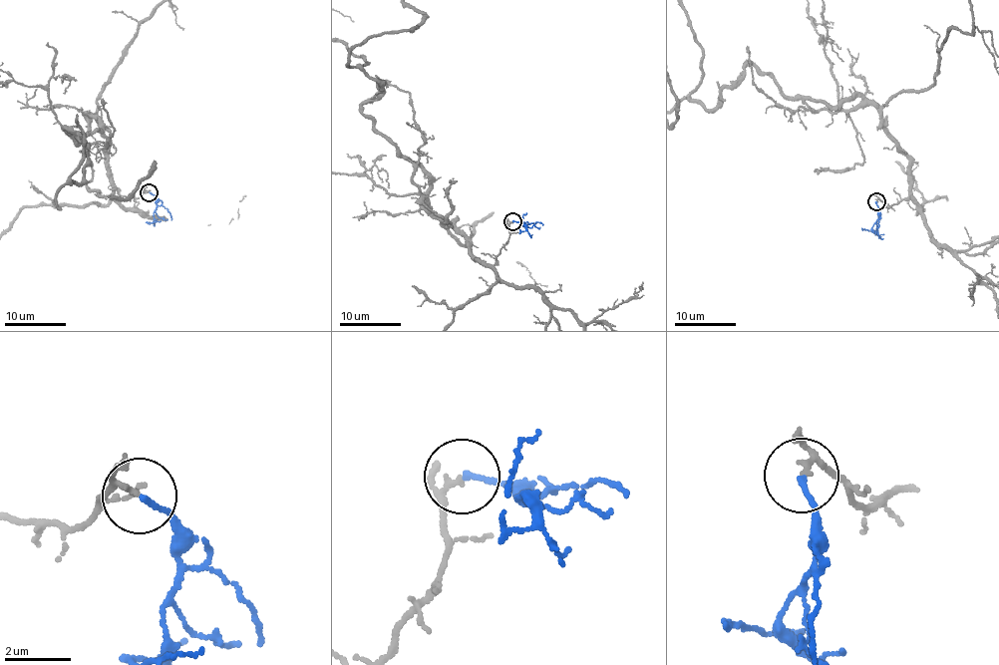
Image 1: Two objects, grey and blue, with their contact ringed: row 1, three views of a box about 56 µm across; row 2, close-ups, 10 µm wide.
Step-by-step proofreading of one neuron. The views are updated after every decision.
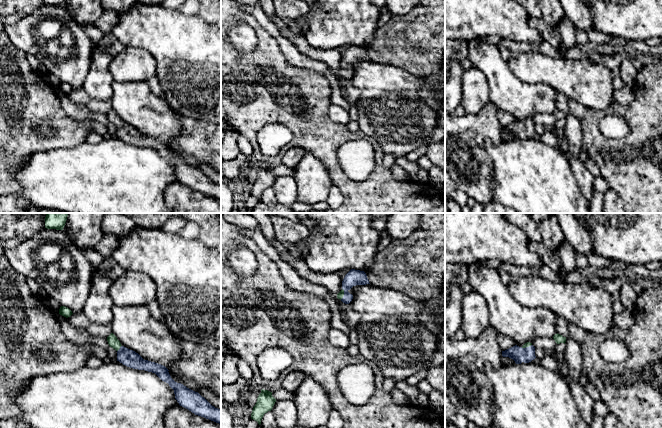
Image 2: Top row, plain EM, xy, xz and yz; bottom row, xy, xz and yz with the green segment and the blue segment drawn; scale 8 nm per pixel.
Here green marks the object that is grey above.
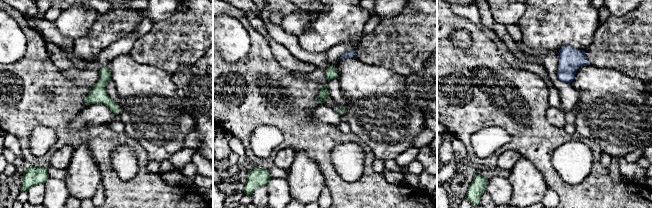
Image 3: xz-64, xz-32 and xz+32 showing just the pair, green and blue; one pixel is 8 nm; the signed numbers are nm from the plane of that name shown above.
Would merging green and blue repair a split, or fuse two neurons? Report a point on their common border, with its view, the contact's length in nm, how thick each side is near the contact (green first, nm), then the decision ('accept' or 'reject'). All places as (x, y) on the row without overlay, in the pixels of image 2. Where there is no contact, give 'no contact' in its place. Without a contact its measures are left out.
xy (119, 124) | 70 nm | 90/140 nm | accept

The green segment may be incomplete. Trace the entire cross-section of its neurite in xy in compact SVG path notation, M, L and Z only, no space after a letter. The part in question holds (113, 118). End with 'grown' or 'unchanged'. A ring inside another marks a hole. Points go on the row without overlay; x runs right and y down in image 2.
M113 109L107 113L107 117L109 122L117 127L117 137L133 145L155 149L162 157L168 159L174 166L175 175L180 182L188 185L195 191L221 200L221 186L212 182L198 168L187 164L181 159L175 158L165 142L144 136L135 127L122 122Z | grown

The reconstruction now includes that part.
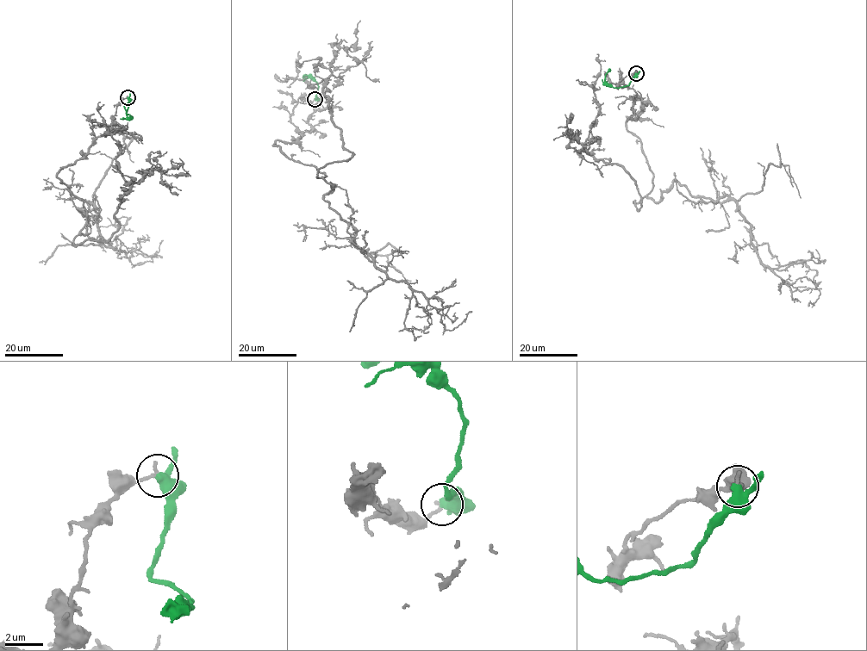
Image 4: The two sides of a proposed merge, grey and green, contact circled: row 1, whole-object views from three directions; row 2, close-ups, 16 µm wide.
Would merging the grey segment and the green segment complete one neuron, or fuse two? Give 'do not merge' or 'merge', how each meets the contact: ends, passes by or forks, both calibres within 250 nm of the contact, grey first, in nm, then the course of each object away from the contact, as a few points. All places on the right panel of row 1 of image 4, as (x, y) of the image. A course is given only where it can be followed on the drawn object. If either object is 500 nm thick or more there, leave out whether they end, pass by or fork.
do not merge; grey ends; green passes by; calibres 200 and 400 nm; course grey (636, 73), (616, 87), (641, 102), (647, 196), (733, 200), (808, 306); course green (636, 73), (627, 85), (614, 88), (605, 81), (609, 68)

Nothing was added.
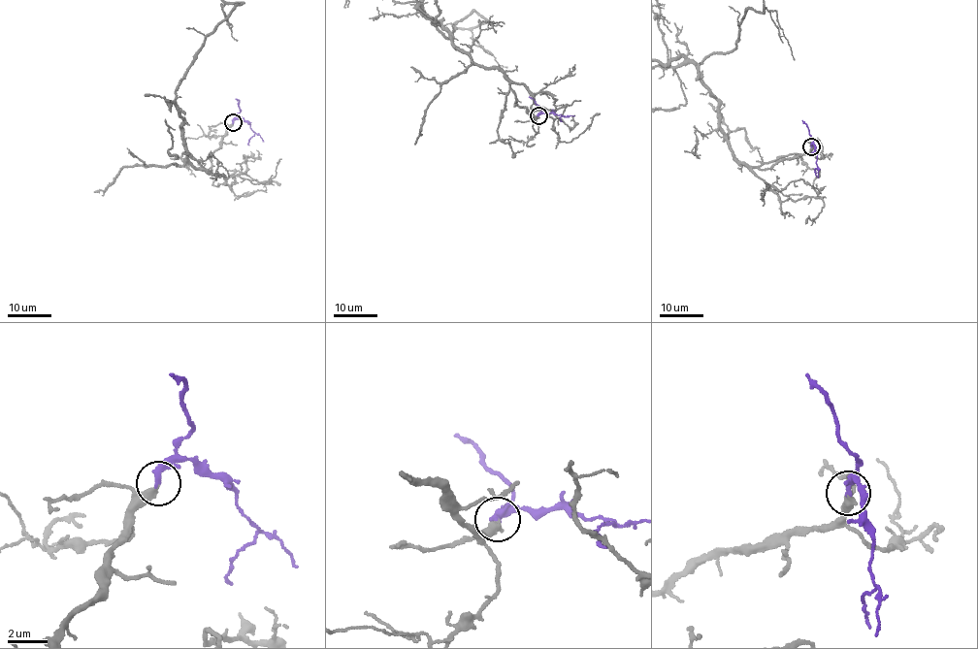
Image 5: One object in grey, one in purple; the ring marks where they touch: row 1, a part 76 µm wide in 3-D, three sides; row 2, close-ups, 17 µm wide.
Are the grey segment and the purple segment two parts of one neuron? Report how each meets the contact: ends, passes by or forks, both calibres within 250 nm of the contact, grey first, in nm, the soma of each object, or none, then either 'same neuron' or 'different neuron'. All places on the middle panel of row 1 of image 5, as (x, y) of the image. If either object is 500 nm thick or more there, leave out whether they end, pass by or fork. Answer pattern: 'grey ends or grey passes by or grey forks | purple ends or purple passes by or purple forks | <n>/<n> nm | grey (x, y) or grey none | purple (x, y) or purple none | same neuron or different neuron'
grey ends | purple ends | 360/320 nm | grey none | purple none | same neuron

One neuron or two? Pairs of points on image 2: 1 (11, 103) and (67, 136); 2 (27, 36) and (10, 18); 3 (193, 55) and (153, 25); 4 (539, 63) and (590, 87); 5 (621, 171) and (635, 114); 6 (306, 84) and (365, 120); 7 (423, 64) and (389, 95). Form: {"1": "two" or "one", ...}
{"1": "one", "2": "two", "3": "one", "4": "one", "5": "one", "6": "two", "7": "two"}

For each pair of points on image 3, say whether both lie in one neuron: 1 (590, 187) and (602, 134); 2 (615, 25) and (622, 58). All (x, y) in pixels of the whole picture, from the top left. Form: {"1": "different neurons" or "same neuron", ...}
{"1": "different neurons", "2": "same neuron"}

